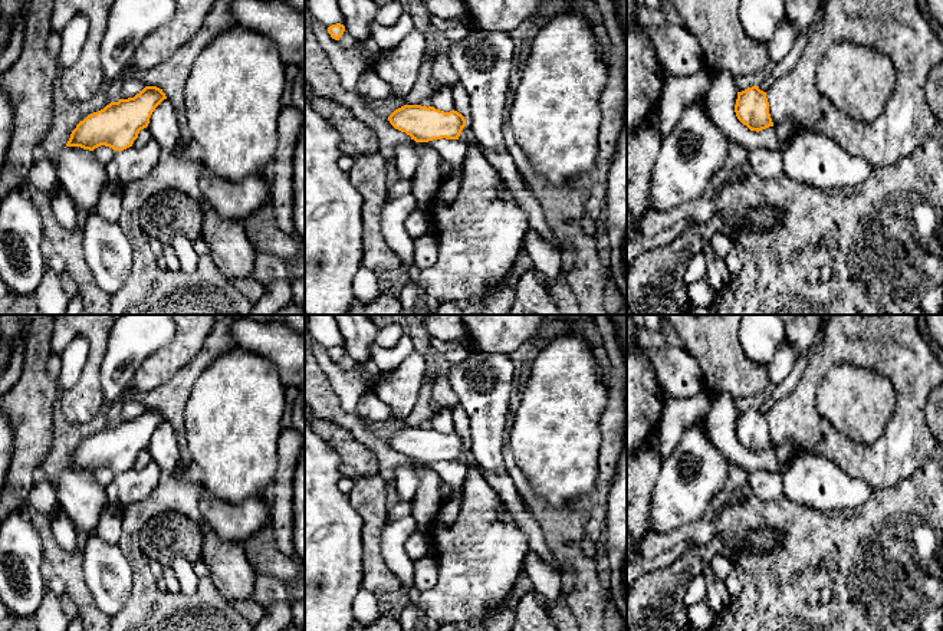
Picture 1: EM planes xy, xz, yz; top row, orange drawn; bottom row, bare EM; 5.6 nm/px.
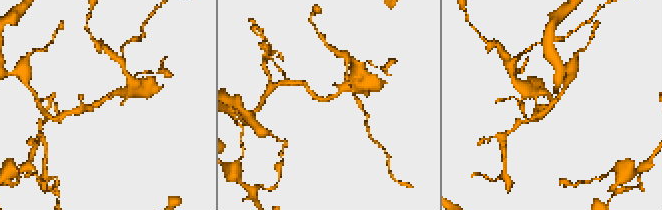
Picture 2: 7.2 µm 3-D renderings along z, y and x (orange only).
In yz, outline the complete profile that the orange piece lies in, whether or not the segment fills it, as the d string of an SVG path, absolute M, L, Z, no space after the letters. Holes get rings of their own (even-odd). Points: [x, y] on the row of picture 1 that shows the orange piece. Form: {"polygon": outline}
{"polygon": "M759 86L737 92L735 112L737 119L750 131L759 132L773 126L766 92L760 91Z"}

